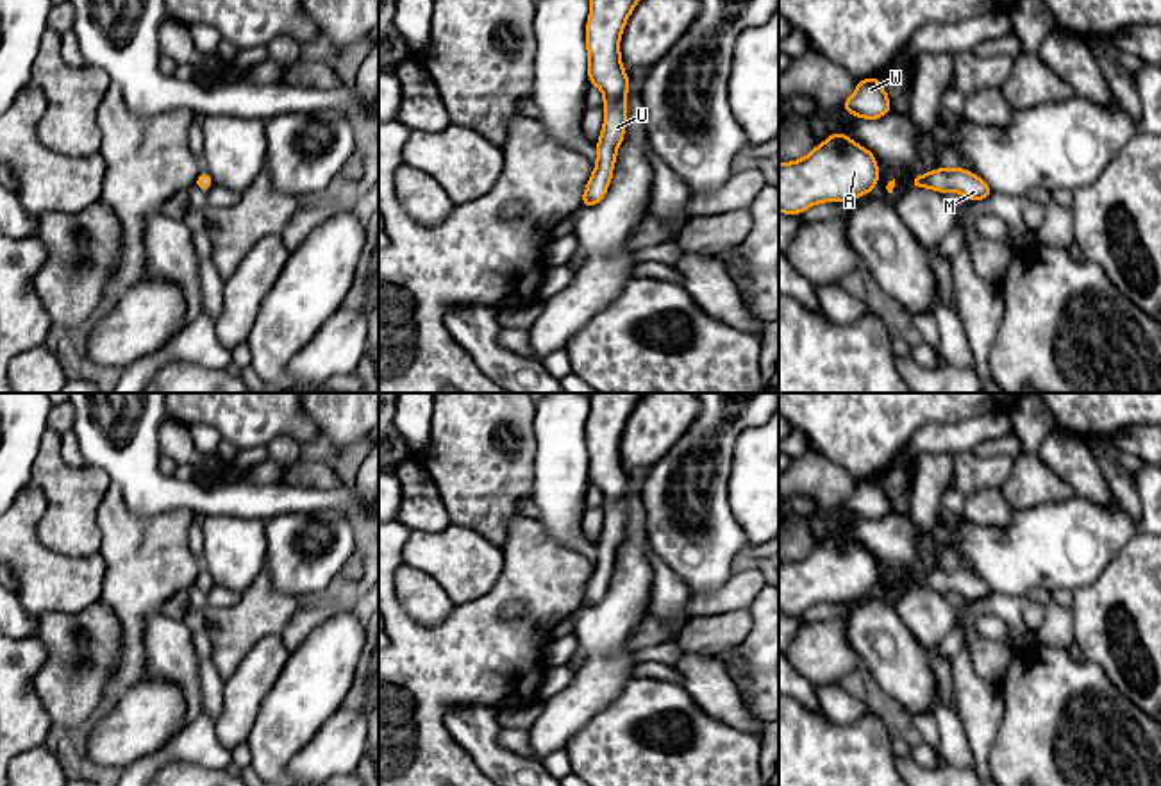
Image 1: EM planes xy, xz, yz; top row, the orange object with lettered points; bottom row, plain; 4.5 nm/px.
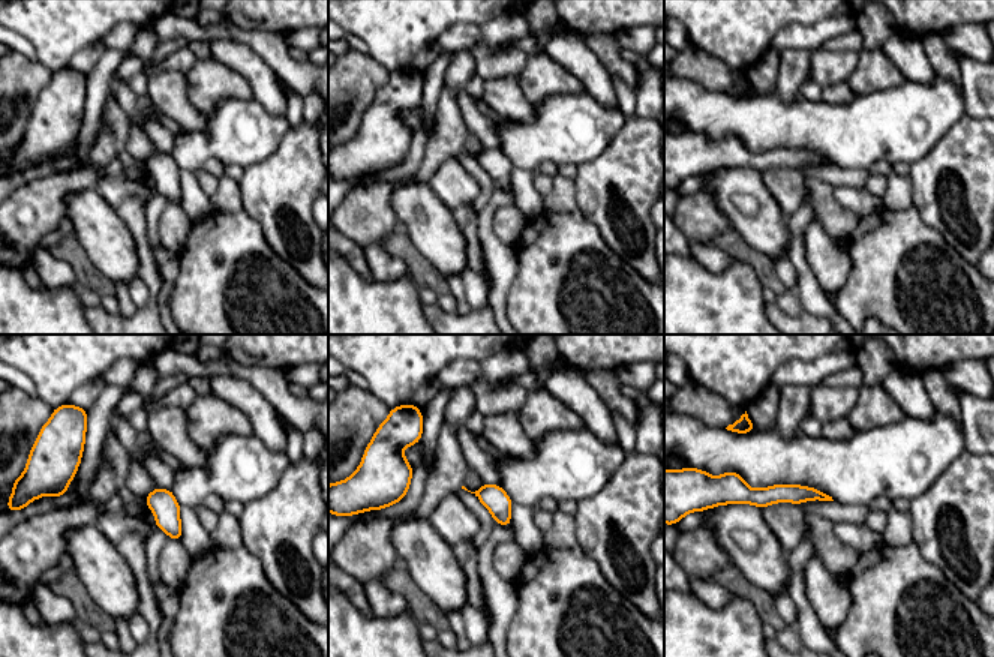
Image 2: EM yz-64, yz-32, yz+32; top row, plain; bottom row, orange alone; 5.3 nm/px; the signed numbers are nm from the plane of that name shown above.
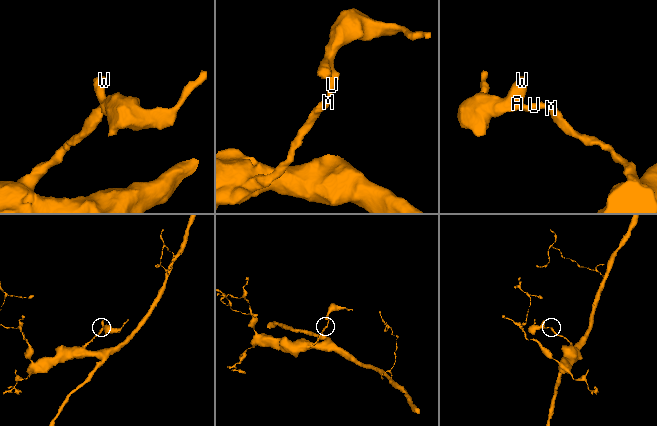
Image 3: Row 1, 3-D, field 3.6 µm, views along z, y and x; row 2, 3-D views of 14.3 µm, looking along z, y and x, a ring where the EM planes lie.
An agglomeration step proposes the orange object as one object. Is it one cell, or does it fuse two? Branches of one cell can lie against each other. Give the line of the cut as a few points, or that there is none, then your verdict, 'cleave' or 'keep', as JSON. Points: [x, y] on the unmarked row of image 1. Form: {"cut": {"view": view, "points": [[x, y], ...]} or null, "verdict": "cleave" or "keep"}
{"cut": null, "verdict": "keep"}

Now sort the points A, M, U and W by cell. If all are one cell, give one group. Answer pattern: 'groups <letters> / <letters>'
groups A M U W

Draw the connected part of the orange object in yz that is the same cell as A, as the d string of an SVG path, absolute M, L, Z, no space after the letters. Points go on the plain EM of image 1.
M832 532L800 561L779 564L779 611L793 616L814 604L848 602L877 582L875 556L843 532Z

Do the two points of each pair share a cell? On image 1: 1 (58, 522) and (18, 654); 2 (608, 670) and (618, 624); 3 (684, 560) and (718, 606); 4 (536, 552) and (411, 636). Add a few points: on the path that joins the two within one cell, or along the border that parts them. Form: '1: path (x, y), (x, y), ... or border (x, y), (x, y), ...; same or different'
1: path (58, 558), (58, 626), (54, 629); same
2: path (609, 660), (611, 635); same
3: border (733, 576), (717, 590), (692, 595); different
4: path (511, 585), (459, 636), (443, 636); same

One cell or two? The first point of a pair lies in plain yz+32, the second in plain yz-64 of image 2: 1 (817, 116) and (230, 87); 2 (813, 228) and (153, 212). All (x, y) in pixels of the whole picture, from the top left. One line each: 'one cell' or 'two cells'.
1: two cells
2: one cell

